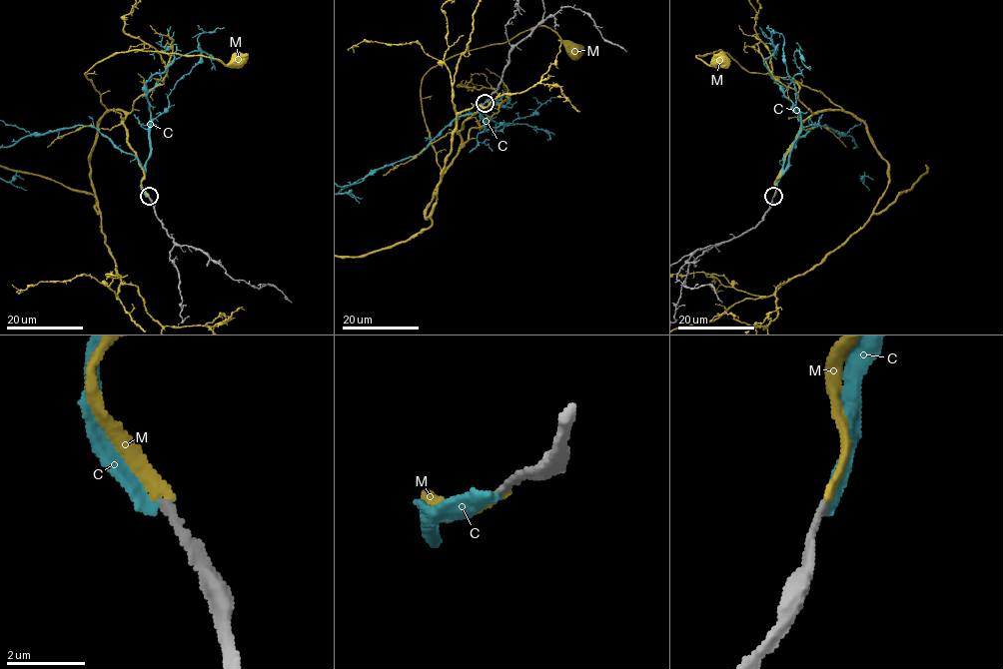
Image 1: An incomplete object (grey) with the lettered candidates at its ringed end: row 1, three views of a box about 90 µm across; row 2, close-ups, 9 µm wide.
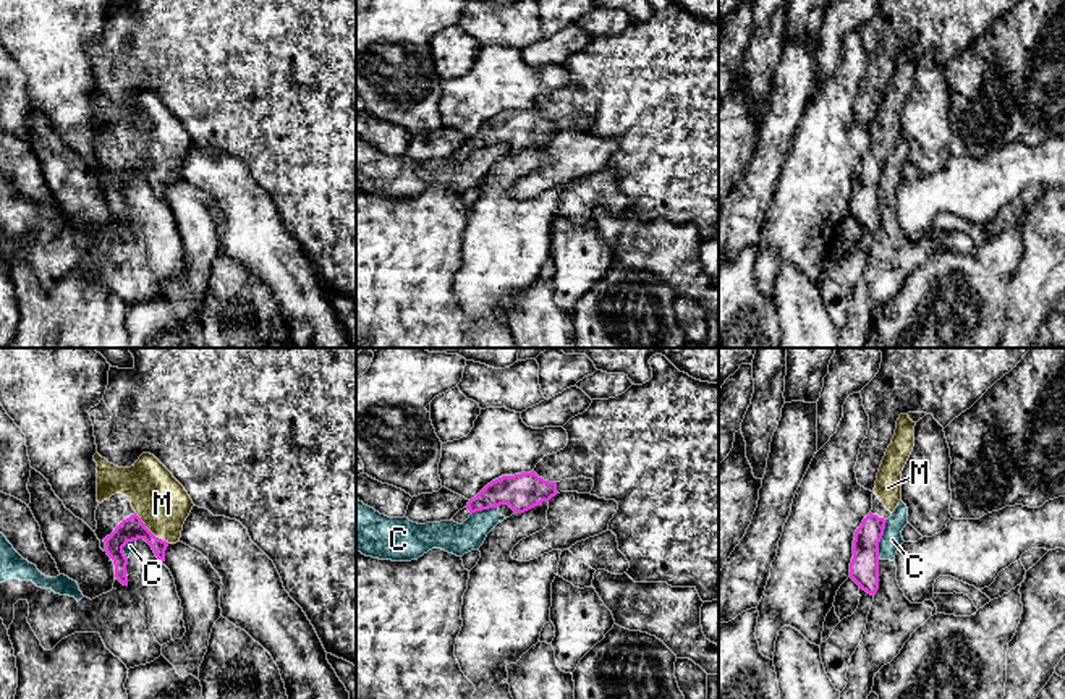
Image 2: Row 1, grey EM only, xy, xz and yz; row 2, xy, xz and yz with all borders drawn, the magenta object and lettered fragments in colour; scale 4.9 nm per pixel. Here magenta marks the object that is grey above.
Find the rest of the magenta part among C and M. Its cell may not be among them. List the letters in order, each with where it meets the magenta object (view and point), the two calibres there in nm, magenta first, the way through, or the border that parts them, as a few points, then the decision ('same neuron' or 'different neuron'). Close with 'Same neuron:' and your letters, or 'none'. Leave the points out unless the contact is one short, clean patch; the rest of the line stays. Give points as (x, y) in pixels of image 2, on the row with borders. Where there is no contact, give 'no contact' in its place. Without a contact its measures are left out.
C: meets magenta in yz at (881, 538); 140 nm thick on the magenta side, 100 nm on the other; border along yz (887, 520), (878, 557); different neuron
M: meets magenta in xy at (149, 531); 120 nm thick on the magenta side, 260 nm on the other; runs through xy (130, 529), (149, 531), (159, 521), (162, 504); same neuron
Same neuron: M

